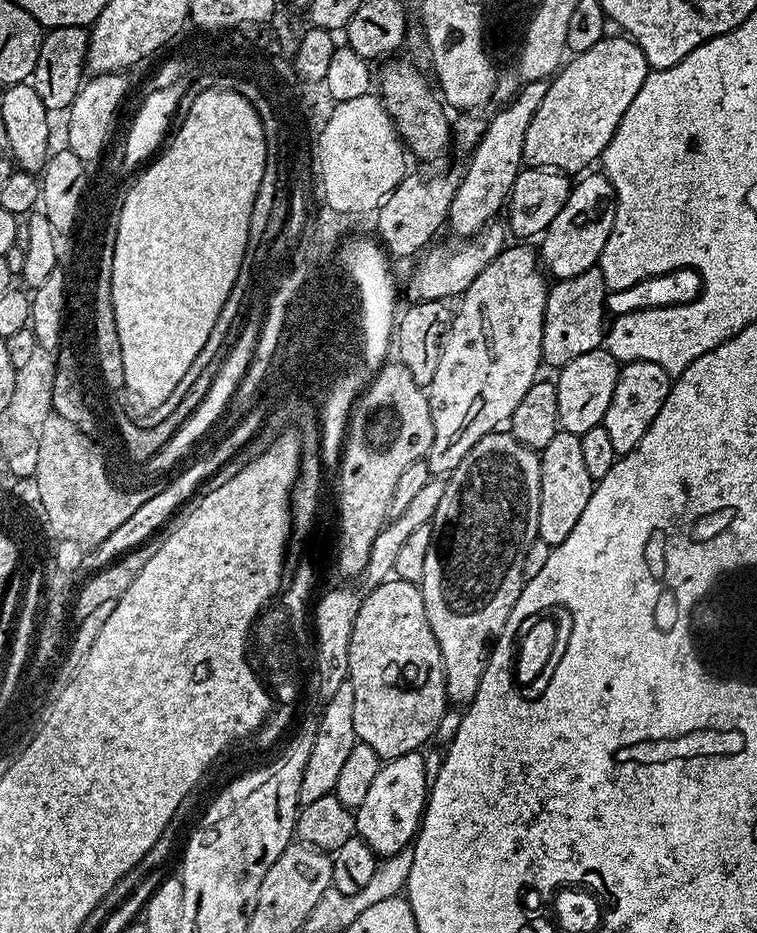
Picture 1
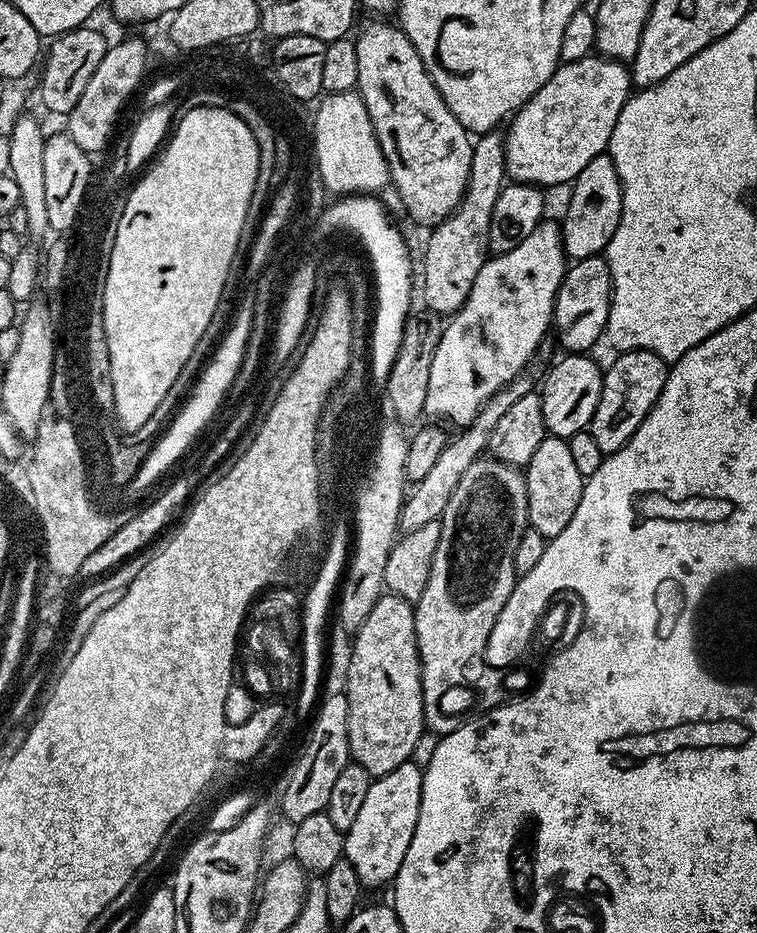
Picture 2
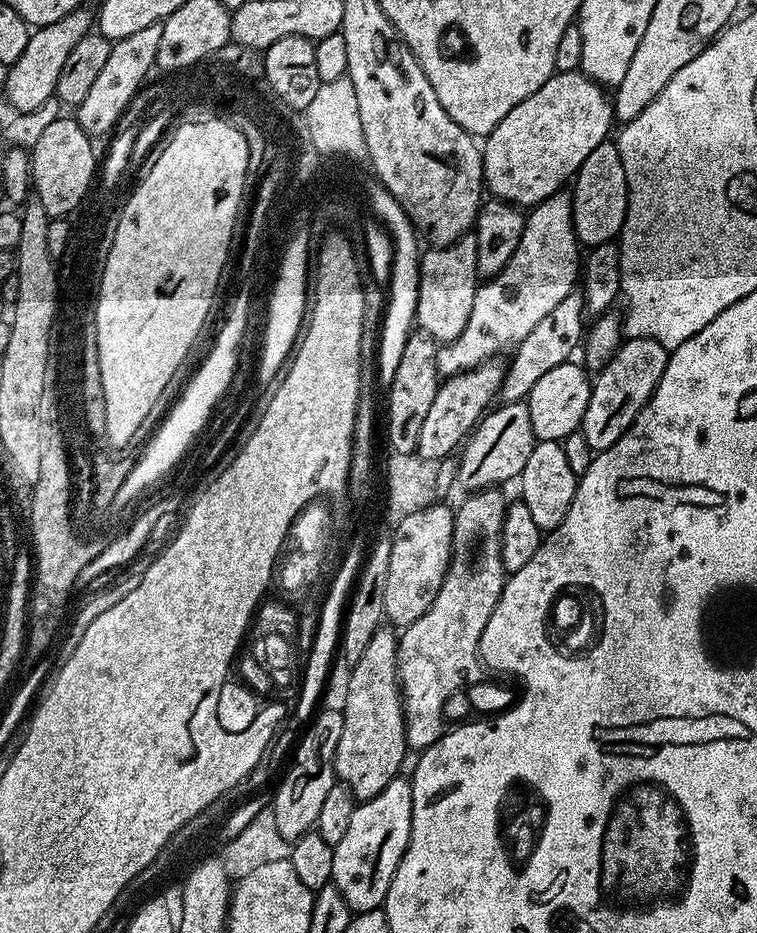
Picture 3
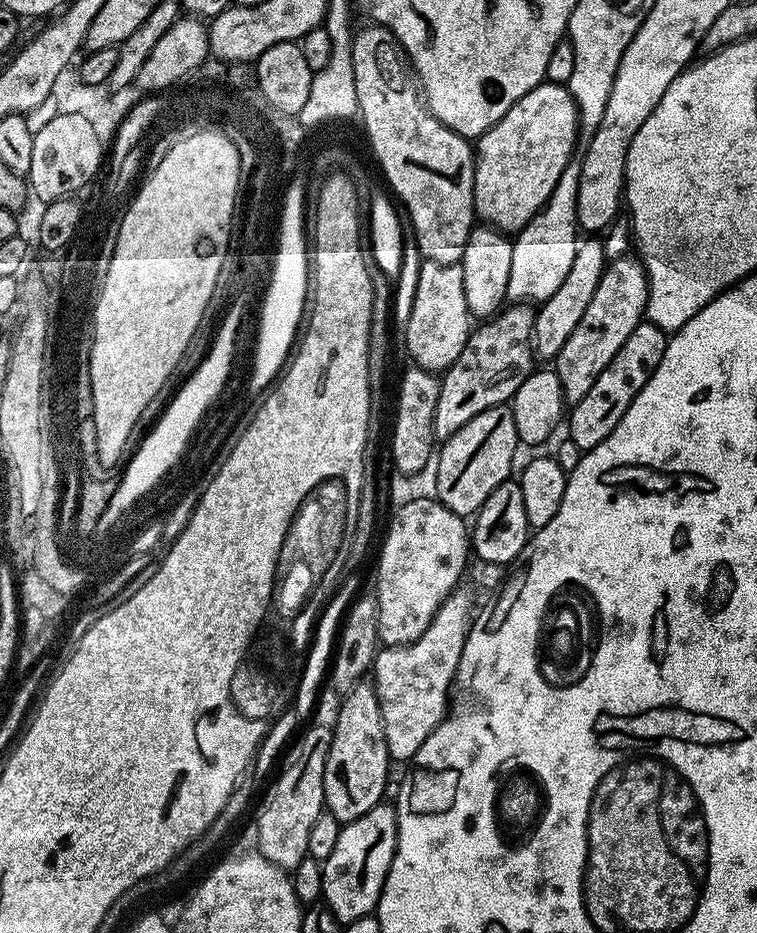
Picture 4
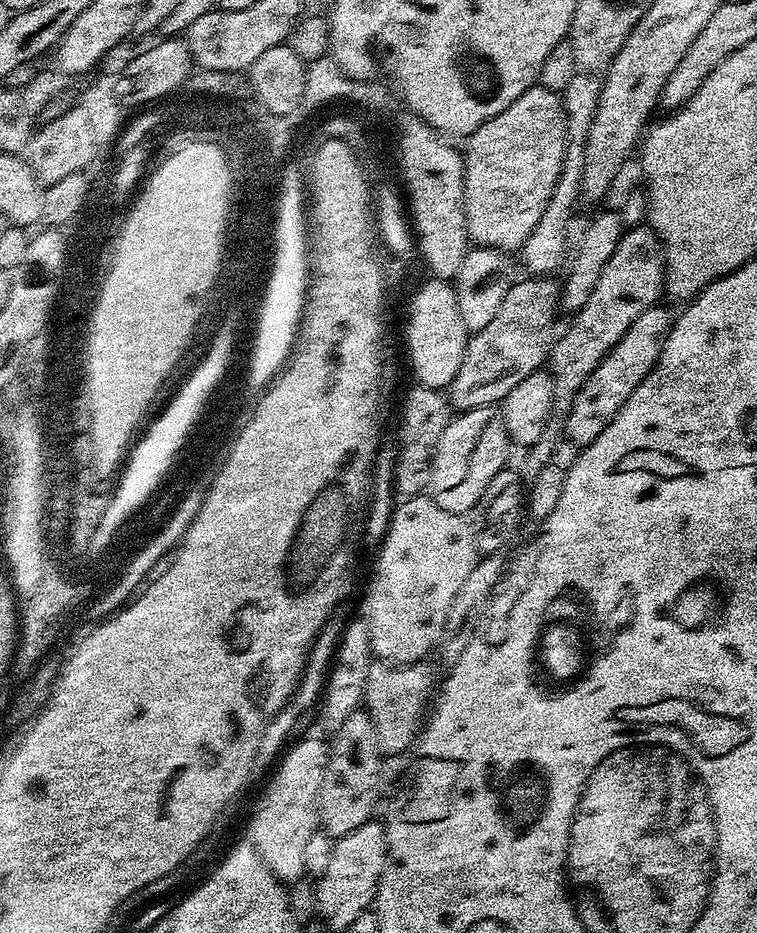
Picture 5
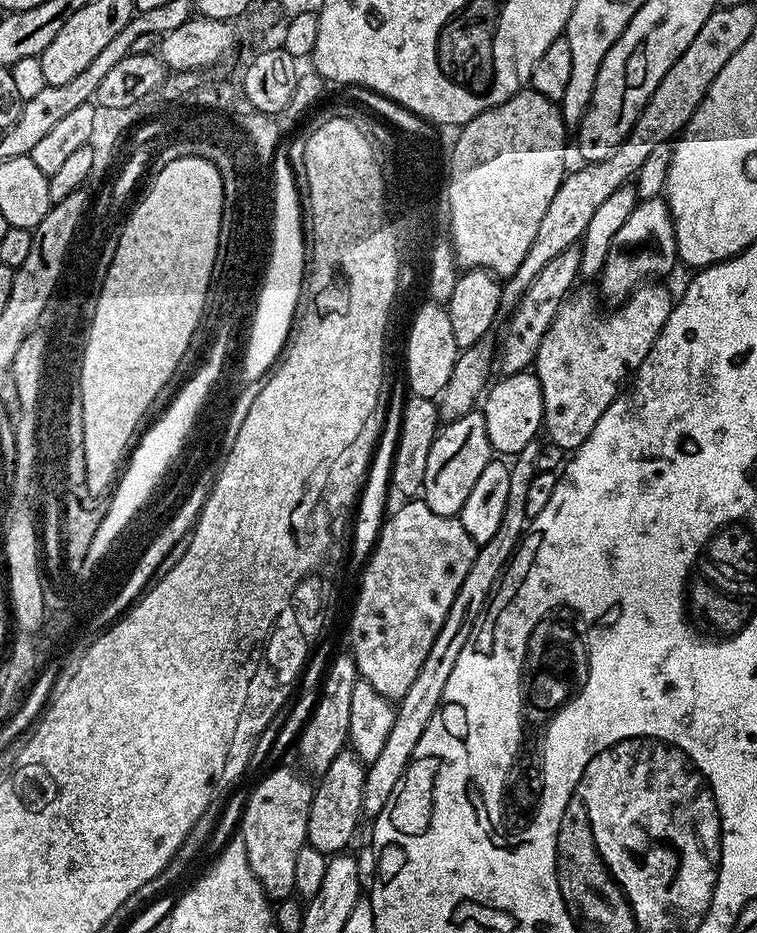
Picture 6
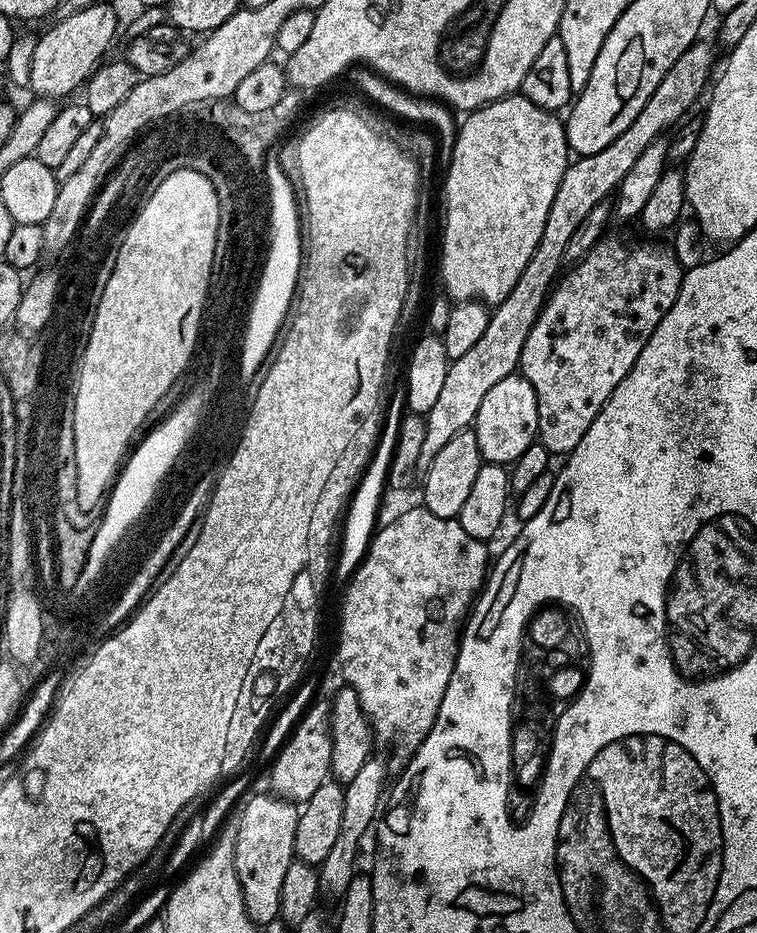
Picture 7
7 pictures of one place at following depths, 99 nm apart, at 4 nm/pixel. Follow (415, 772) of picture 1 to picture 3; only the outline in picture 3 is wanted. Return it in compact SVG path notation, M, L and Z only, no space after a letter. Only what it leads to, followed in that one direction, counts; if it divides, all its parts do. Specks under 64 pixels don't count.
M397 778L391 780L386 786L386 790L382 790L378 794L374 794L374 798L357 803L354 814L350 817L350 827L346 829L346 834L342 837L342 842L338 842L333 847L333 872L331 883L335 884L337 890L342 894L342 898L346 898L348 907L353 913L374 912L383 905L386 894L390 890L390 882L394 878L394 874L398 870L398 862L402 858L402 854L408 848L408 839L410 838L410 826L412 825L412 782L408 778Z

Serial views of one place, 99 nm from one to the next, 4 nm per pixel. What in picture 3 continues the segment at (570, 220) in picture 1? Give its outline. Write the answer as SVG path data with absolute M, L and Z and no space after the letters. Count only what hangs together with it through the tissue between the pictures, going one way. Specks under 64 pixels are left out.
M605 142L590 150L590 158L586 158L586 162L582 162L576 171L571 188L572 217L577 241L584 246L615 241L620 235L628 209L626 170L622 170L622 158L615 143Z

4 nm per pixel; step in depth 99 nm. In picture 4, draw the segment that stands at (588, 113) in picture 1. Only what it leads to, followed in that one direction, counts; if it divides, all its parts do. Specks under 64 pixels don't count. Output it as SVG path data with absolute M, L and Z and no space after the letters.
M540 84L530 90L492 128L481 132L474 144L474 206L485 225L515 234L525 228L550 198L562 170L576 152L580 127L578 110L563 84Z

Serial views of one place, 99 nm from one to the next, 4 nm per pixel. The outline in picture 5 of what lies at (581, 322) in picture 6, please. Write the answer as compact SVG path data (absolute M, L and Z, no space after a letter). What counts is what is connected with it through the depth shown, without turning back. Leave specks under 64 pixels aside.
M655 306L648 308L644 313L639 314L634 319L632 325L623 334L621 340L603 358L595 370L586 378L583 386L577 391L577 396L570 406L569 416L565 419L565 428L563 435L570 442L574 442L576 447L587 448L590 442L594 442L594 438L598 438L598 434L602 434L602 430L606 430L606 426L614 418L614 414L618 414L618 410L622 410L622 406L626 402L626 398L630 398L630 394L634 394L634 390L642 382L642 378L646 378L646 374L650 374L650 370L658 362L658 358L662 354L662 346L668 337L668 331L672 328L674 319L673 313L668 313L663 306Z

